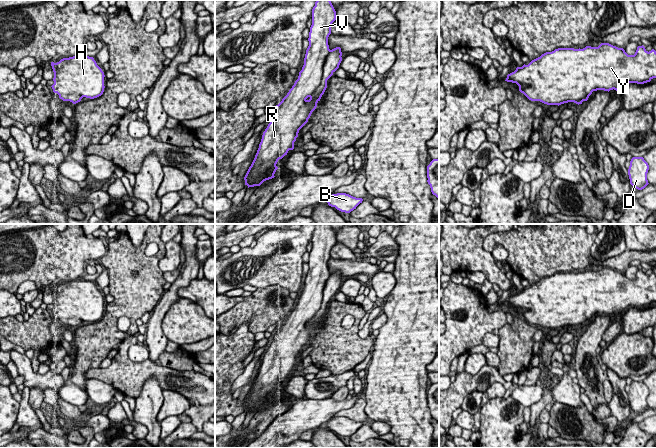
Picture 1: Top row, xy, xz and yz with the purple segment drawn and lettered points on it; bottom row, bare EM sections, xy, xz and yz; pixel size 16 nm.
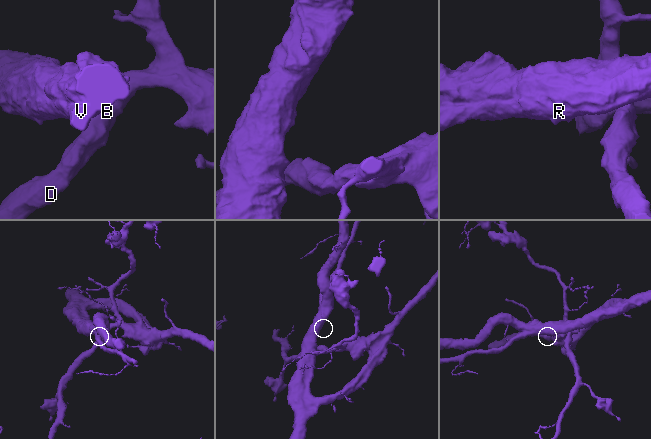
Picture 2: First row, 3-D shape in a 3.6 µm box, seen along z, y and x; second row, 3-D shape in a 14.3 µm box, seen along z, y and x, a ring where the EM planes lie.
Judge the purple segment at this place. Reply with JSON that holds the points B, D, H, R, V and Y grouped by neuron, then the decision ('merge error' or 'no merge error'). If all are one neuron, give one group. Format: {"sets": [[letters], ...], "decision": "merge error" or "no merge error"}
{"sets": [["B", "D", "H", "R", "V", "Y"]], "decision": "no merge error"}

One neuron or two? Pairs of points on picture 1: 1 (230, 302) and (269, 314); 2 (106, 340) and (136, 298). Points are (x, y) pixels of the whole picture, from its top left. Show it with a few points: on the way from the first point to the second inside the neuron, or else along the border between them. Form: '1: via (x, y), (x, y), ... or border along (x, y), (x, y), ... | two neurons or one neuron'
1: border along (244, 297), (225, 312) | two neurons
2: via (106, 328), (110, 319), (124, 305) | one neuron

